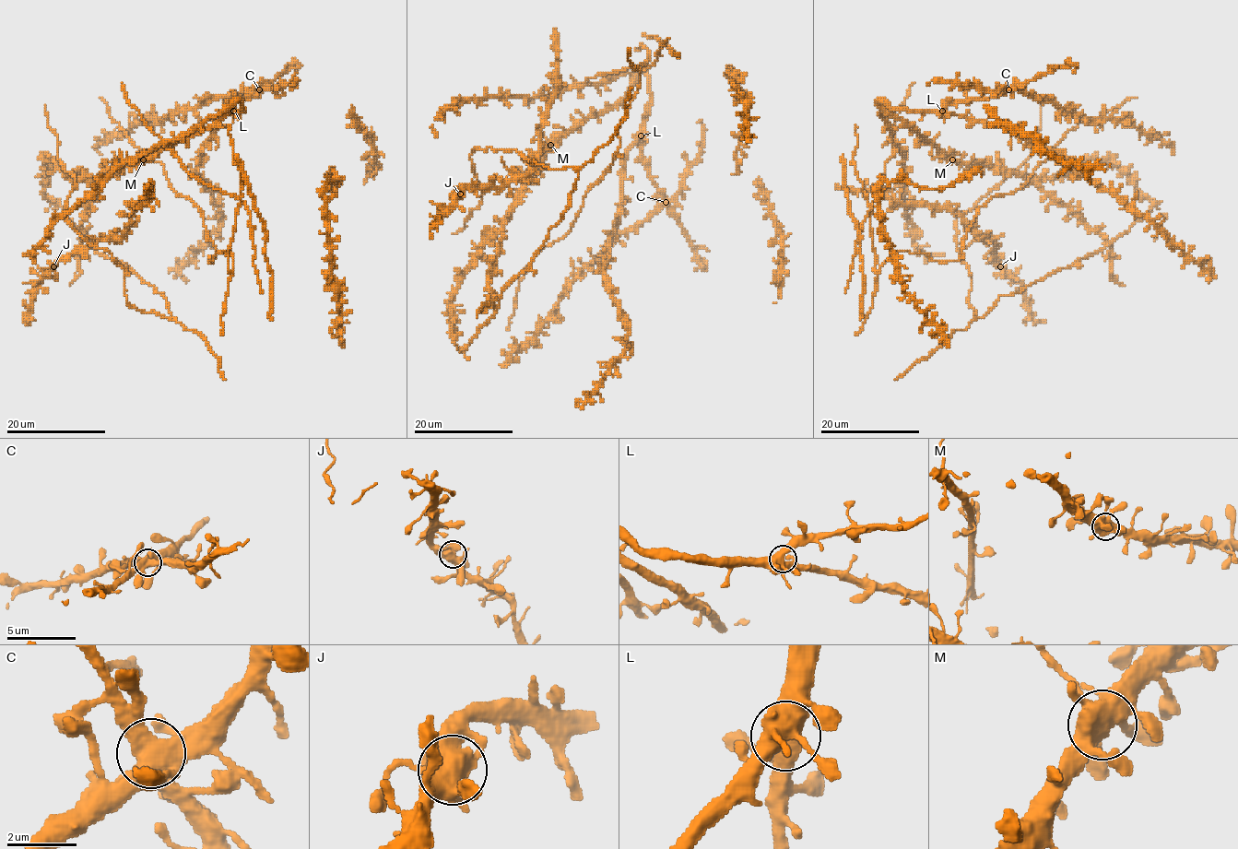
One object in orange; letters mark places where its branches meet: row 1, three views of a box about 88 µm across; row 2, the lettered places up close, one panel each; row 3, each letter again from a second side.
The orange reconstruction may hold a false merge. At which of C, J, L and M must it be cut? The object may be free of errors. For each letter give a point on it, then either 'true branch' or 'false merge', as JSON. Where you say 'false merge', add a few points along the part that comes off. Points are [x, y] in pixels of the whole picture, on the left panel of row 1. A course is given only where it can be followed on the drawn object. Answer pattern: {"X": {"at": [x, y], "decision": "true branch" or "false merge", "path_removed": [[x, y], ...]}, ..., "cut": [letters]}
{"C": {"at": [259, 89], "decision": "true branch"}, "J": {"at": [53, 266], "decision": "true branch"}, "L": {"at": [233, 111], "decision": "true branch"}, "M": {"at": [143, 159], "decision": "true branch"}, "cut": []}

